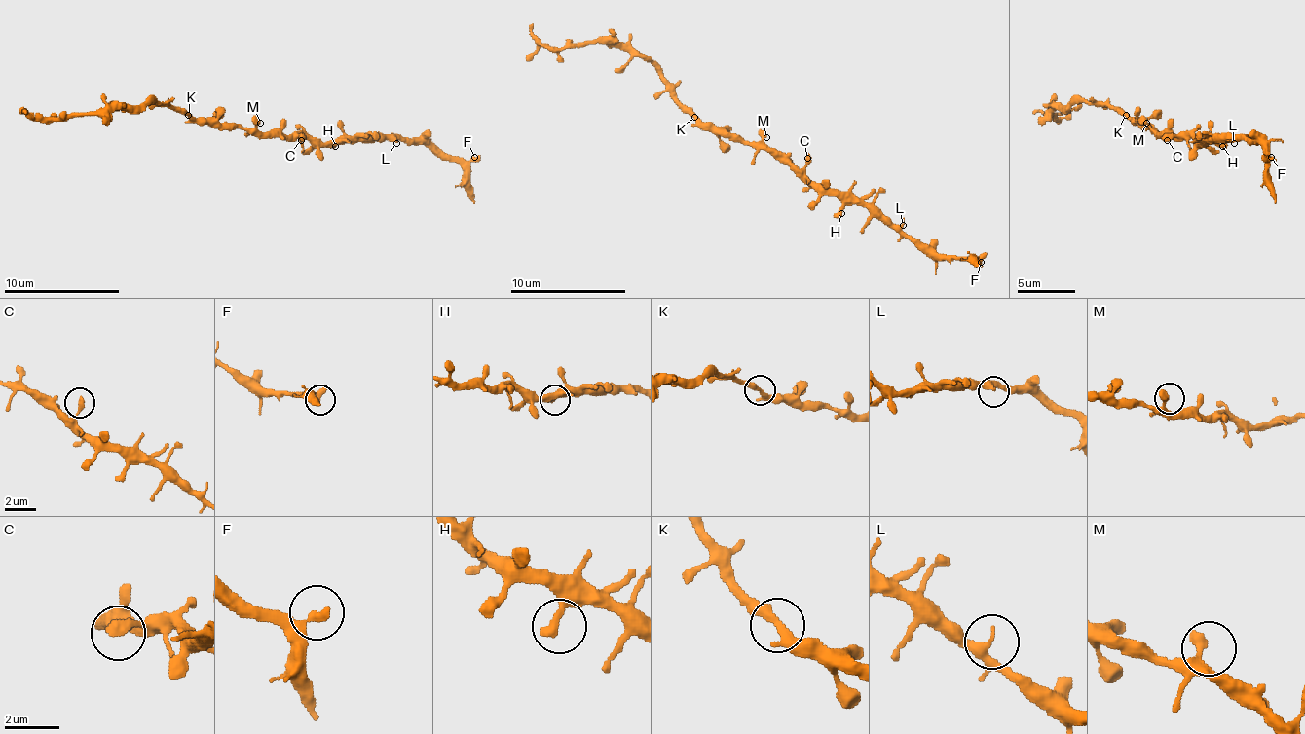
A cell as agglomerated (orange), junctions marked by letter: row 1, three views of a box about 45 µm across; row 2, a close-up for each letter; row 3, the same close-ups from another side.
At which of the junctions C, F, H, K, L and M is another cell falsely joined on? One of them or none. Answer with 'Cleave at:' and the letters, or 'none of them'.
Cleave at: none of them

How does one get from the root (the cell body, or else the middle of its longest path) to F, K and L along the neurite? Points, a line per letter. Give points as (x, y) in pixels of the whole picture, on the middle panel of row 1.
F: (761, 149), (781, 152), (810, 181), (874, 204), (938, 253), (981, 262)
K: (761, 149), (714, 134), (693, 117)
L: (761, 149), (781, 152), (810, 181), (841, 193), (853, 193), (868, 204), (874, 204), (894, 225), (903, 225)

